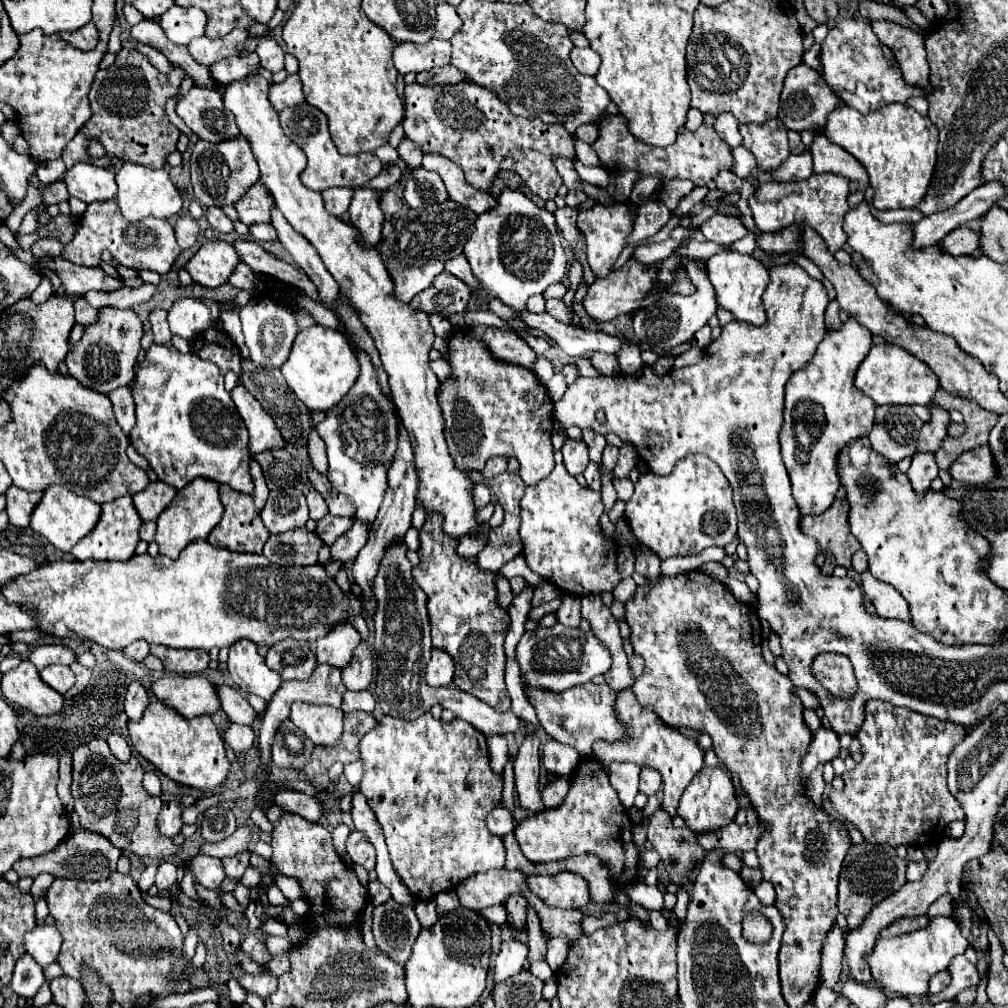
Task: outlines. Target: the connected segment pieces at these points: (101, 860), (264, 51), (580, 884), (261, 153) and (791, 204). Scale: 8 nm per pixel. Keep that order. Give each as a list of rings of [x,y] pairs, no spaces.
[[[72,830],[68,832],[66,840],[62,840],[62,844],[58,844],[58,848],[54,848],[54,852],[46,852],[42,856],[36,858],[26,858],[26,860],[18,860],[14,864],[14,870],[20,876],[36,876],[40,872],[50,872],[56,878],[82,878],[82,880],[102,880],[106,878],[112,870],[116,870],[116,862],[120,858],[120,850],[116,846],[110,844],[110,840],[106,840],[104,836],[96,834],[96,832],[88,832],[88,830]]]
[[[262,36],[260,44],[256,48],[256,54],[260,56],[260,64],[268,68],[270,72],[280,72],[284,70],[284,50],[274,38]]]
[[[560,872],[554,876],[528,876],[526,884],[530,892],[538,894],[548,906],[582,908],[590,902],[584,878],[572,872]]]
[[[260,74],[234,80],[224,90],[224,106],[236,116],[240,134],[244,134],[252,144],[252,152],[260,166],[260,182],[270,190],[286,220],[294,224],[294,228],[298,228],[298,232],[318,250],[322,262],[336,278],[340,290],[348,296],[362,324],[374,338],[382,366],[390,380],[394,404],[414,448],[414,464],[418,474],[416,502],[424,506],[426,514],[442,516],[442,530],[446,530],[450,538],[460,540],[468,534],[478,536],[482,534],[484,522],[476,518],[478,510],[472,498],[474,482],[468,472],[456,468],[444,438],[444,418],[436,398],[440,382],[428,366],[428,352],[434,340],[428,314],[394,298],[394,282],[380,258],[380,252],[376,248],[362,248],[356,242],[356,228],[328,214],[320,194],[302,184],[300,172],[306,168],[306,154],[284,136],[278,124],[278,112],[268,100],[268,88],[270,82]]]
[[[812,174],[808,180],[802,182],[764,182],[756,188],[756,192],[748,198],[752,208],[752,216],[756,226],[762,232],[780,232],[782,228],[802,222],[812,226],[826,242],[828,250],[834,254],[840,250],[848,236],[842,230],[844,214],[848,212],[848,180],[836,174]]]

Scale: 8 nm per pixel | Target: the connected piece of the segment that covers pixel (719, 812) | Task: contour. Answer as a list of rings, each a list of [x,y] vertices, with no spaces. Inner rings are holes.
[[[708,766],[702,768],[702,772],[694,776],[688,788],[684,790],[680,798],[680,806],[678,806],[678,816],[696,834],[724,828],[726,824],[734,820],[736,812],[738,812],[738,802],[734,796],[734,786],[732,786],[730,776],[720,768],[708,768]]]

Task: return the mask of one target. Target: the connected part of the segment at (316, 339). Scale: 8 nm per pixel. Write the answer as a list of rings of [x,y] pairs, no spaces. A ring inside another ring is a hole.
[[[316,324],[312,328],[304,328],[298,332],[290,358],[280,370],[292,392],[298,396],[298,400],[306,404],[306,408],[310,408],[312,412],[314,410],[326,412],[334,408],[354,386],[360,374],[360,364],[342,332]]]

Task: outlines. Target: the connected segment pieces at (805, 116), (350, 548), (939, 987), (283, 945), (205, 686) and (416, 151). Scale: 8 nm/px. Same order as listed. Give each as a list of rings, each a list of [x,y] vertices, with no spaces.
[[[798,64],[792,68],[786,76],[784,90],[780,96],[780,110],[778,118],[784,122],[788,130],[804,132],[804,130],[822,130],[826,124],[826,116],[838,106],[838,96],[832,92],[832,88],[824,82],[818,70],[812,70],[806,64]]]
[[[354,520],[354,526],[350,528],[350,532],[342,534],[330,548],[330,560],[338,560],[340,564],[354,560],[358,552],[364,548],[366,540],[368,540],[366,524],[362,524],[360,520]]]
[[[946,970],[934,974],[932,980],[930,980],[930,994],[938,994],[938,992],[942,992],[948,984],[950,984],[950,974],[948,974]]]
[[[268,938],[268,940],[266,940],[266,946],[268,946],[270,954],[276,956],[276,954],[280,954],[280,952],[290,952],[294,944],[292,944],[288,938]]]
[[[166,676],[152,684],[148,696],[166,702],[184,718],[214,714],[220,708],[214,684],[202,676]]]
[[[402,138],[400,146],[398,146],[398,154],[410,168],[418,168],[422,164],[422,156],[424,156],[424,152],[418,148],[418,144],[414,144],[408,138]]]

